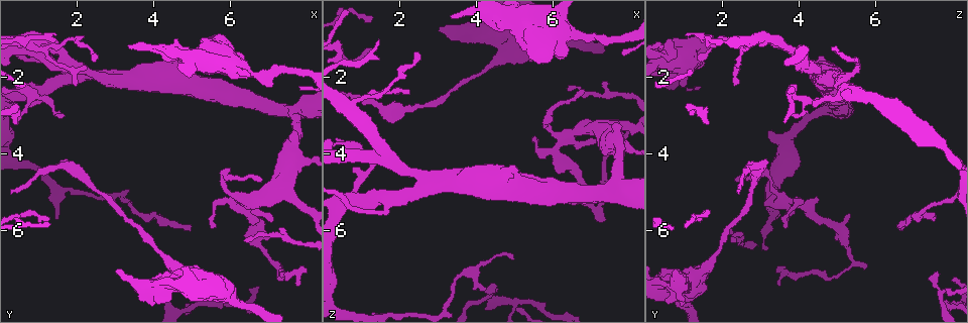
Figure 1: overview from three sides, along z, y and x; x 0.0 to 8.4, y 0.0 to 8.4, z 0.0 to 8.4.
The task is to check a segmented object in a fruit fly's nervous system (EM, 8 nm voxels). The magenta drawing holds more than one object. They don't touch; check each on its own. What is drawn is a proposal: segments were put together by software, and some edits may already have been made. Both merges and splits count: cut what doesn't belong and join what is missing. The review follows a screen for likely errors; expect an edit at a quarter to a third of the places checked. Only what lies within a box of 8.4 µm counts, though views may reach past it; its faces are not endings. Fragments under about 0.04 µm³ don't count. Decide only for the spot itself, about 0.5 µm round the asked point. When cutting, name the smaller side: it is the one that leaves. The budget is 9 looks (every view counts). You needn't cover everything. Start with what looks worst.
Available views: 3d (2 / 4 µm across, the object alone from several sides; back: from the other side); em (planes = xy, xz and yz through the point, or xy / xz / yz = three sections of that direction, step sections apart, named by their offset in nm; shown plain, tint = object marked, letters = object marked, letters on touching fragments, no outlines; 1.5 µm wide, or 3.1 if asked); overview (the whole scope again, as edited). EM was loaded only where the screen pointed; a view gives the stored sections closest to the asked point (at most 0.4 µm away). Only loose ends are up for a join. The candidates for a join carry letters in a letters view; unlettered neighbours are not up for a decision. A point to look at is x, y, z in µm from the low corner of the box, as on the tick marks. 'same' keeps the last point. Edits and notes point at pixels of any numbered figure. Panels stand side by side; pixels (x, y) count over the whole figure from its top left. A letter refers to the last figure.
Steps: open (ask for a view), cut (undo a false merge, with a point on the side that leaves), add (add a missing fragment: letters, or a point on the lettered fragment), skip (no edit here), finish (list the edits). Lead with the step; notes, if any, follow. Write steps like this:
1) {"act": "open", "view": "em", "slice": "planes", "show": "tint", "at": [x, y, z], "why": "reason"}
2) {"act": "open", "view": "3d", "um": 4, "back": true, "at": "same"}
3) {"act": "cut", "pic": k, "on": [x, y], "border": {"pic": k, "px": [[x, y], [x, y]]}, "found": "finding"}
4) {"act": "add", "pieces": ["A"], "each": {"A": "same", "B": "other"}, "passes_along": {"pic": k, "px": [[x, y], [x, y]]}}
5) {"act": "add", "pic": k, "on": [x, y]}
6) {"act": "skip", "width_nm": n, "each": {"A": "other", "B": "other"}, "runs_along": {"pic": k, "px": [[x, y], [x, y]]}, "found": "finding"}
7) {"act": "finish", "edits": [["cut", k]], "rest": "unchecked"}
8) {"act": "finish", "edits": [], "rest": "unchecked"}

{"act": "open", "view": "3d", "um": 4, "at": [3.00, 7.15, 0.80], "why": "free end"}

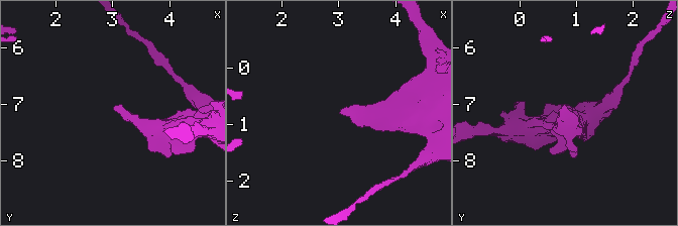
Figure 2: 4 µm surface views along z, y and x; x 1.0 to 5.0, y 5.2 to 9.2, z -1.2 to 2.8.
{"act": "open", "view": "em", "slice": "xz", "step": 4, "show": "letters", "at": [3.05, 7.10, 0.70]}

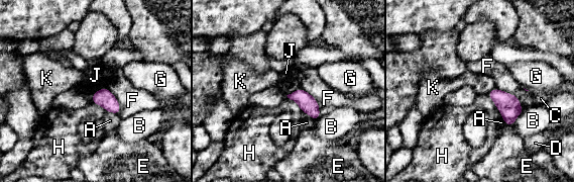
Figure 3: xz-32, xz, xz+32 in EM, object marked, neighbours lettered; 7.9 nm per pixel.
{"act": "open", "view": "em", "slice": "planes", "show": "letters", "at": "same"}

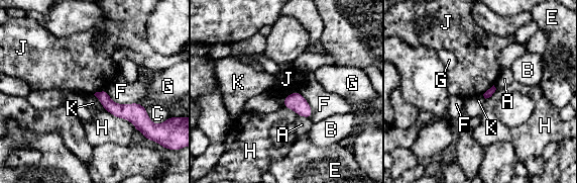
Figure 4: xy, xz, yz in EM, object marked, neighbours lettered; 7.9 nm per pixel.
{"act": "skip", "each": {"A": "other", "B": "other", "C": "other", "E": "other", "F": "other", "G": "other", "H": "other", "J": "other", "K": "other"}, "border": {"pic": 4, "px": [[106, 89], [96, 91], [93, 94]]}, "found": "none of them fits"}

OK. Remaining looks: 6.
{"act": "open", "view": "3d", "um": 4, "at": [4.95, 1.55, 4.40], "why": "free end"}

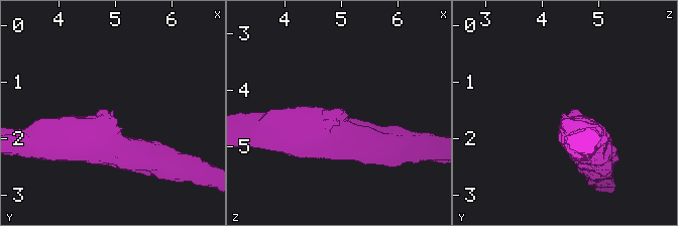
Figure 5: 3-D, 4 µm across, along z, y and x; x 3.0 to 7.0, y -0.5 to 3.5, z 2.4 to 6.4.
{"act": "open", "view": "em", "slice": "xz", "step": 4, "show": "tint", "at": [5.00, 1.60, 4.35], "why": "need the tissue"}

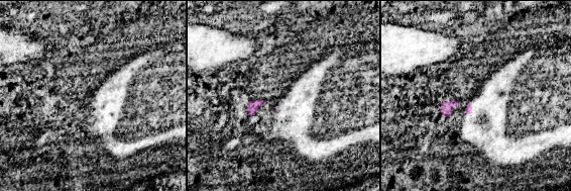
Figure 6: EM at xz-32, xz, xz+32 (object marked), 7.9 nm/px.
{"act": "open", "view": "em", "slice": "planes", "show": "letters", "at": "same", "why": "cut it another way"}

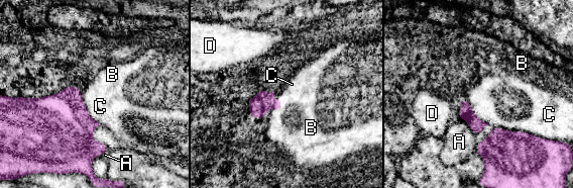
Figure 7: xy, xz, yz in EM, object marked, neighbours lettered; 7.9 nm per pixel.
{"act": "skip", "each": {"A": "other", "B": "other", "C": "other", "D": "other"}, "border": {"pic": 7, "px": [[462, 97], [476, 116], [490, 124]]}, "found": "no lettered fragment goes on from it"}

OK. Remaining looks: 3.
{"act": "open", "view": "em", "slice": "planes", "show": "letters", "at": [1.95, 2.25, 2.35], "why": "thin end"}

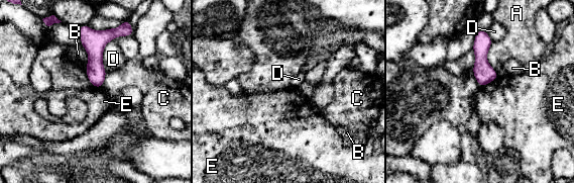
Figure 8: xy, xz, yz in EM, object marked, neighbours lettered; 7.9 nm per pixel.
{"act": "skip", "each": {"A": "other", "B": "other", "C": "other", "D": "other", "E": "other"}, "border": {"pic": 8, "px": [[498, 77], [481, 88]]}, "found": "none of them fits"}

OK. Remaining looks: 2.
{"act": "open", "view": "em", "slice": "yz", "step": 8, "show": "letters", "at": [1.25, 2.70, 4.35], "why": "sharp bend"}

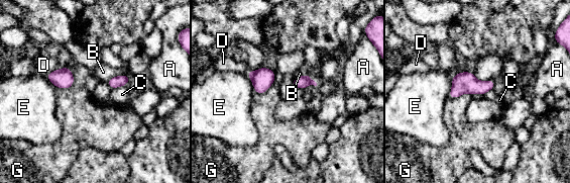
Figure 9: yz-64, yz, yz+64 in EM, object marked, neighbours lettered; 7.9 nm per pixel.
{"act": "skip", "width_nm": 110, "each": {"A": "other", "B": "other", "C": "other", "D": "other", "E": "other", "G": "other"}, "border": {"pic": 9, "px": [[68, 67], [74, 83], [56, 88]]}, "found": "continuous, no second cell"}

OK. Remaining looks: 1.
{"act": "finish", "edits": [], "rest": "unchecked"}

